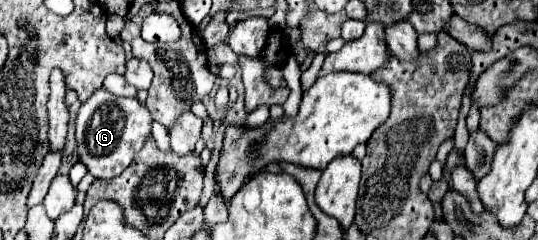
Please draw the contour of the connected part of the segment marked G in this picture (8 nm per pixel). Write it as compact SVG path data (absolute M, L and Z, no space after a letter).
M101 88L81 106L75 120L79 160L95 178L115 178L135 160L135 154L151 136L151 126L153 116L137 98L119 98Z

